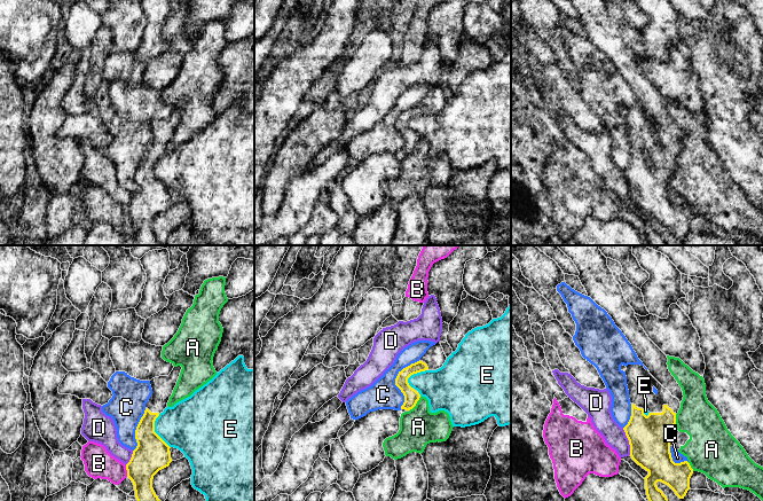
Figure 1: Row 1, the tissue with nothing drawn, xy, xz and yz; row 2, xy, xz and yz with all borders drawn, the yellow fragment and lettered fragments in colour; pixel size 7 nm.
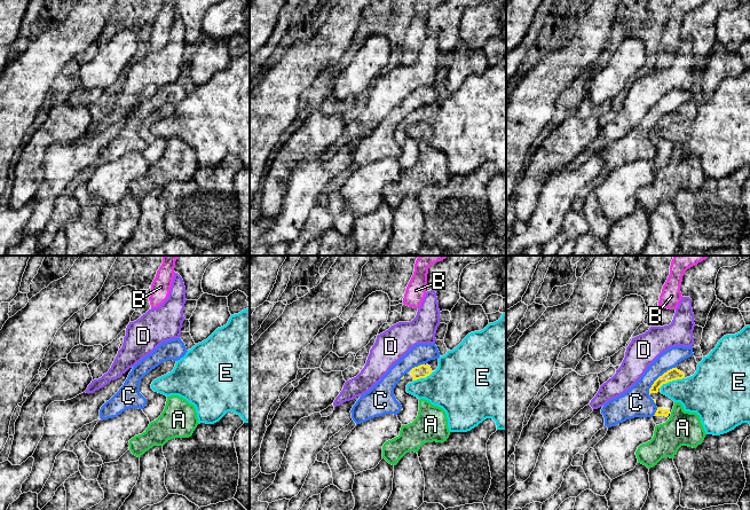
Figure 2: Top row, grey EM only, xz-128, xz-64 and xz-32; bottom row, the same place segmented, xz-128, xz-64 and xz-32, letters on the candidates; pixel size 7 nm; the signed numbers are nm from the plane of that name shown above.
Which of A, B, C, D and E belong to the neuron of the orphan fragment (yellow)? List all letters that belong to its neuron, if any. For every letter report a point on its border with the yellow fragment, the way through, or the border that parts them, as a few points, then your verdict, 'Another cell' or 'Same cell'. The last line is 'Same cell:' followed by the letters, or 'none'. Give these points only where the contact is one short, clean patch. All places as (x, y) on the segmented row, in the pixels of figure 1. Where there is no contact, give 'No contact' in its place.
A: Touches yellow at xz (416, 402). Another cell
B: Touches yellow at xy (127, 471). Boundary: xy (125, 466), (127, 476). Another cell
C: Touches yellow at xz (395, 381). Another cell
D: Touches yellow at yz (629, 441). Another cell
E: Touches yellow at xy (154, 431). Another cell
Same cell: none

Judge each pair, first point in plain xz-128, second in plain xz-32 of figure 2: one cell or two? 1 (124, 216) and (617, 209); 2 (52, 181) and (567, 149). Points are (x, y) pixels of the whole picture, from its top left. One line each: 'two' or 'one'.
1: two
2: two

